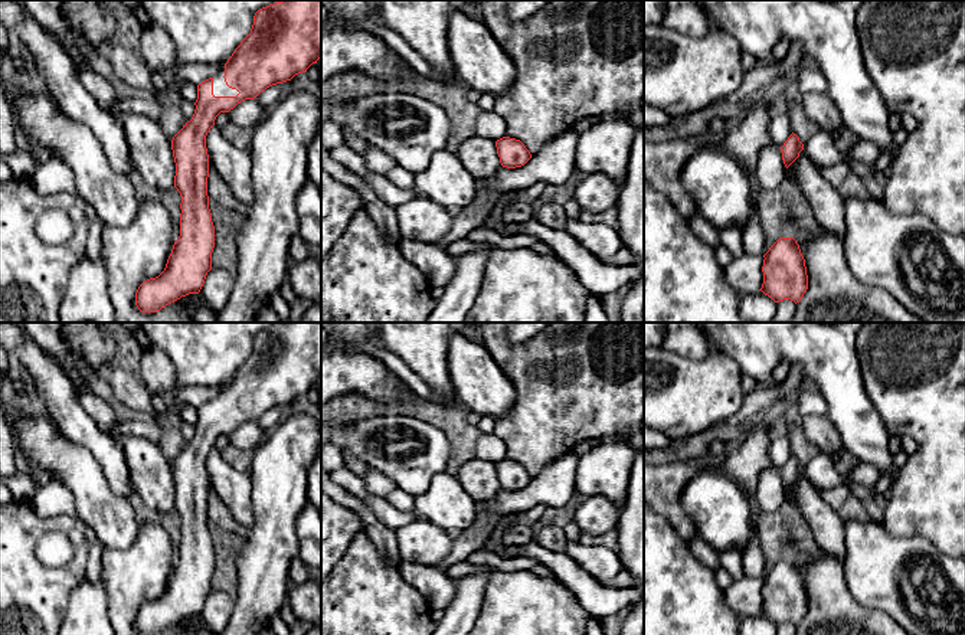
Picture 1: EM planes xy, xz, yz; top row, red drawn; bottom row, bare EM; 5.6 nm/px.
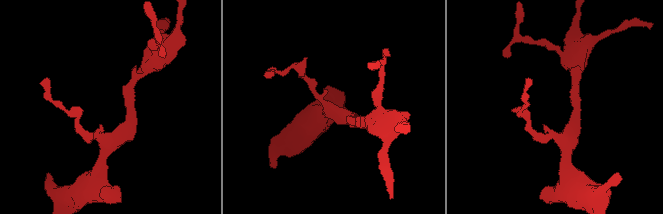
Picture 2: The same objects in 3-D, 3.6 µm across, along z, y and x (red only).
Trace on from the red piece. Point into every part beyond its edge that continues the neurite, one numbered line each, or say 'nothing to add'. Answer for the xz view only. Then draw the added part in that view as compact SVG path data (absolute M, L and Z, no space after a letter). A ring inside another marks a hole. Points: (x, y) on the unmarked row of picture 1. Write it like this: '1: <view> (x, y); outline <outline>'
nothing to add

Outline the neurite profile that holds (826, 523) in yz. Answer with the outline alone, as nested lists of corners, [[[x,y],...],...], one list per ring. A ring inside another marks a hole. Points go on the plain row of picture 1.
[[[805,472],[786,491],[792,503],[807,520],[821,553],[844,560],[844,521],[821,497],[821,491],[807,478]]]

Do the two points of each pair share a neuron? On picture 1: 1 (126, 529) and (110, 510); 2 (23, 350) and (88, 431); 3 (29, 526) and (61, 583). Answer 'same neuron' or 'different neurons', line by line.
1: same neuron
2: same neuron
3: same neuron

